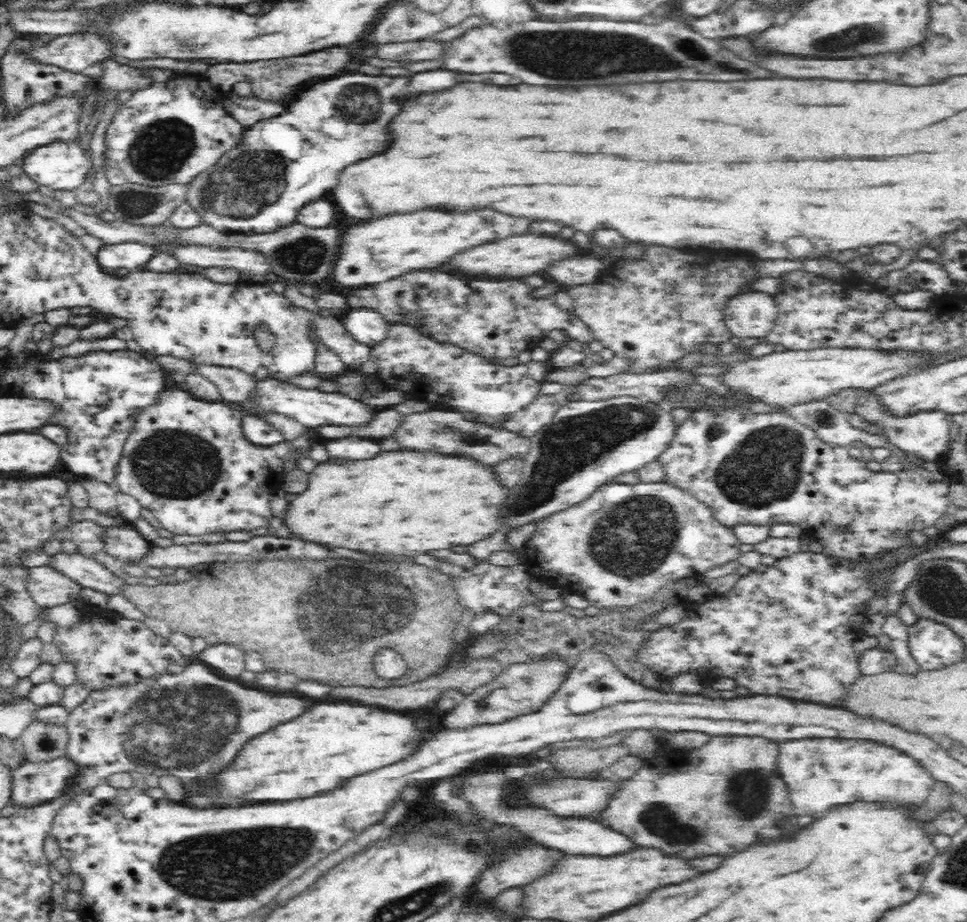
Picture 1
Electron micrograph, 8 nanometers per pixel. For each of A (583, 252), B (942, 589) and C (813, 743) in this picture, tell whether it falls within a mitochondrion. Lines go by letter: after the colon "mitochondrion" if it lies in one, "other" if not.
A: other
B: mitochondrion
C: other

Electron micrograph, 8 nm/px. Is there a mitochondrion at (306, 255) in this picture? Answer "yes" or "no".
yes

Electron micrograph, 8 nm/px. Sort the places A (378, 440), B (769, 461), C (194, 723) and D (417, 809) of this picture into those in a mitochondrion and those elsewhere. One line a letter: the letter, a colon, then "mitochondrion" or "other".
A: other
B: mitochondrion
C: mitochondrion
D: other

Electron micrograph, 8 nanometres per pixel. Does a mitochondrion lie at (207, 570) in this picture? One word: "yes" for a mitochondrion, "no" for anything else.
no

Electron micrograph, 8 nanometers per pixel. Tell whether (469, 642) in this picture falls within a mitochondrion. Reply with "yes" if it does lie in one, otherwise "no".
no

